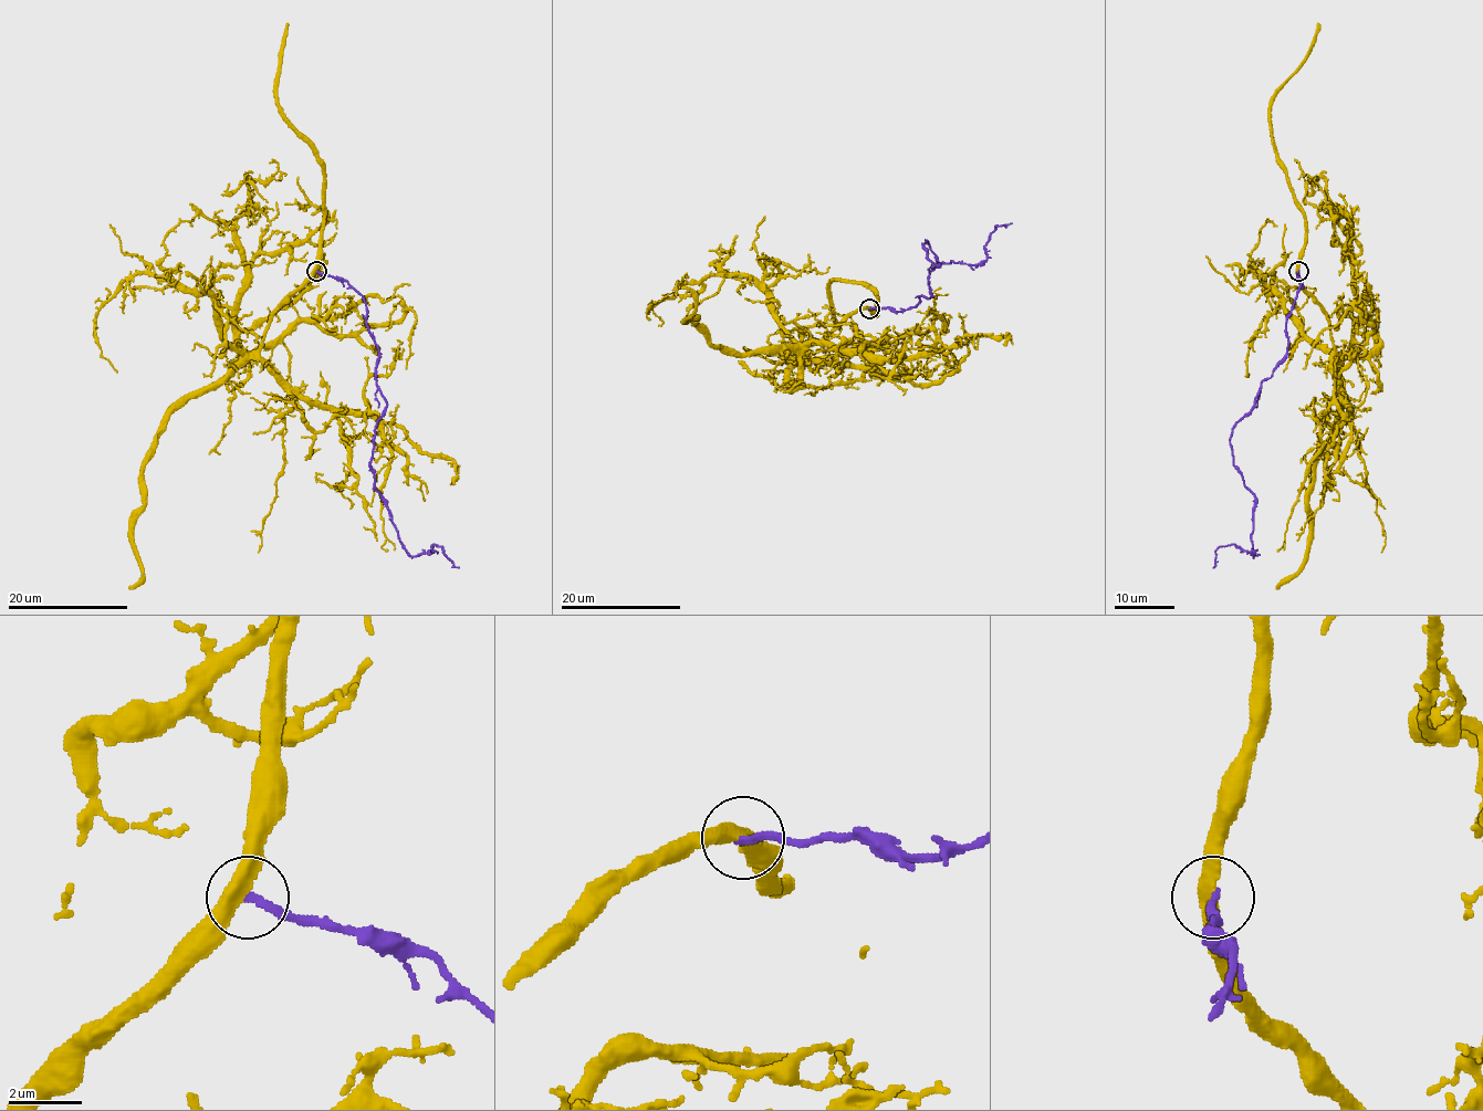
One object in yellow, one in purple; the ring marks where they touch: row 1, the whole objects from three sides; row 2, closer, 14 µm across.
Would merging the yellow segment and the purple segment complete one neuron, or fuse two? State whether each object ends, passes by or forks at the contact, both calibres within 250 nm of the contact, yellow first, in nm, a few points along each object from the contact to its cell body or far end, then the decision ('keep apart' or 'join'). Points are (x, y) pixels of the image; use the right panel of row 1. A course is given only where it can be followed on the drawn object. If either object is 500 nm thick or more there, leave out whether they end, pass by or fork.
yellow passes by; purple ends there; 420 nm thick on the yellow side, 200 nm on the other; yellow runs (1297, 272), (1326, 314), (1343, 408), (1315, 465), (1309, 551), (1276, 587); purple runs (1297, 272), (1285, 358), (1230, 438), (1233, 465), (1255, 499), (1254, 555), (1220, 546), (1213, 567); keep apart

